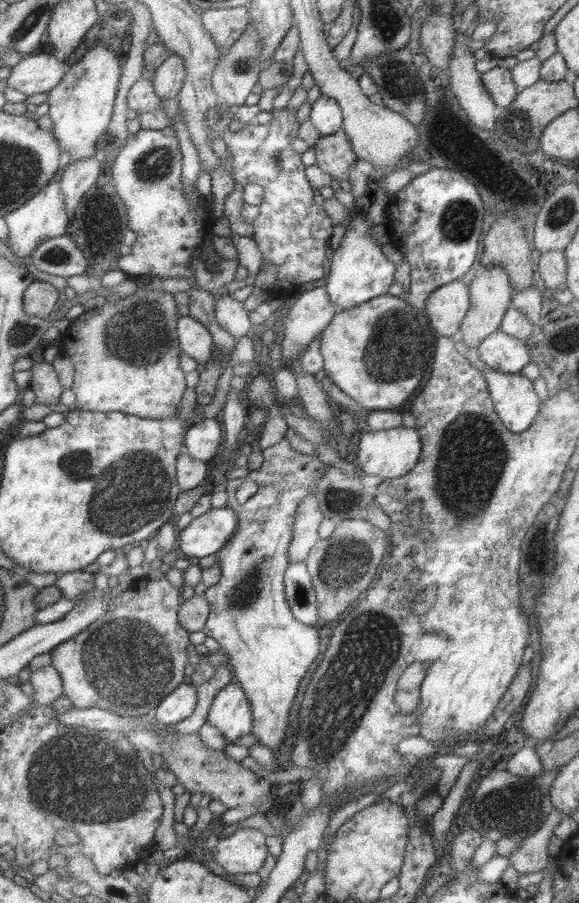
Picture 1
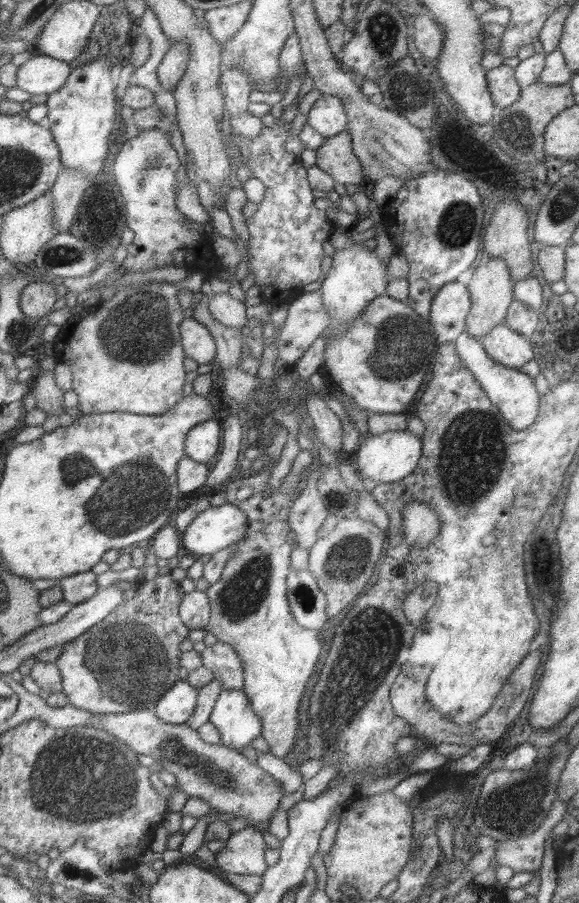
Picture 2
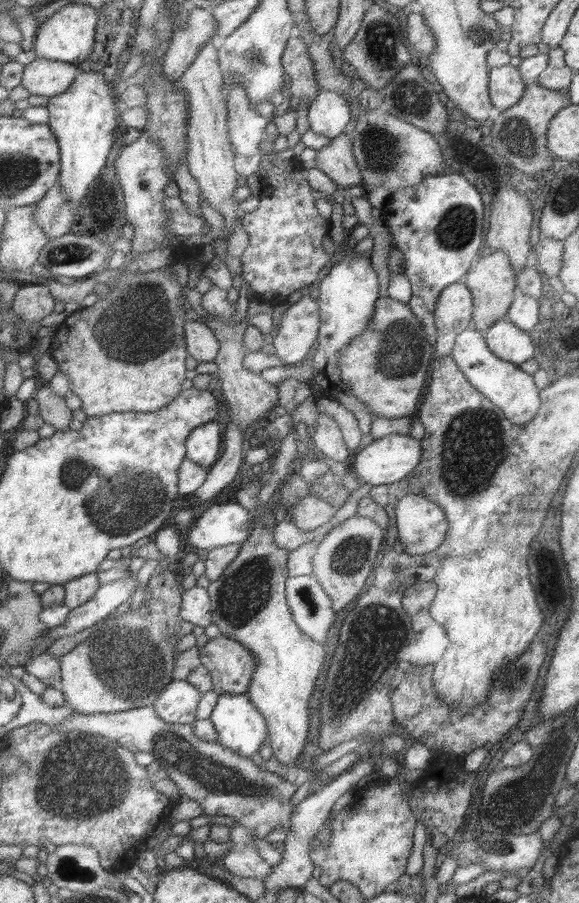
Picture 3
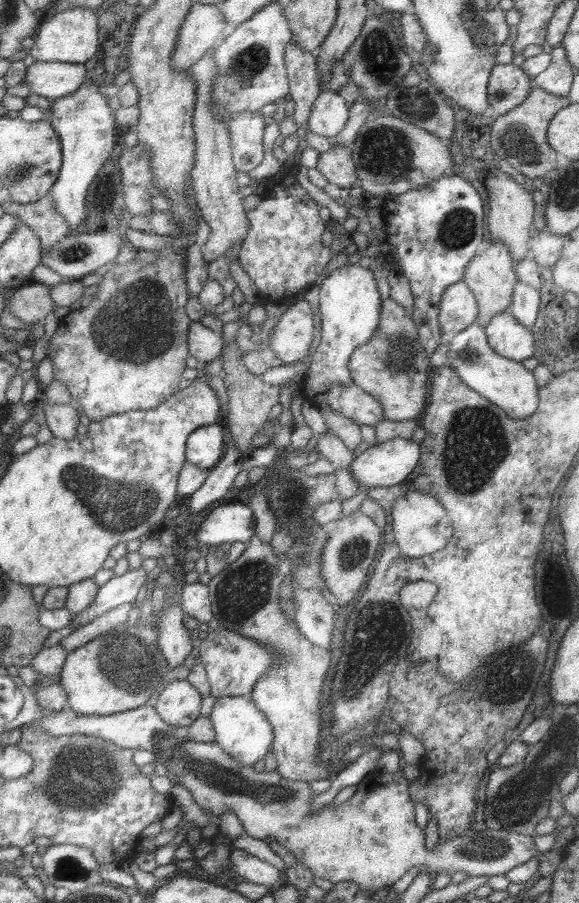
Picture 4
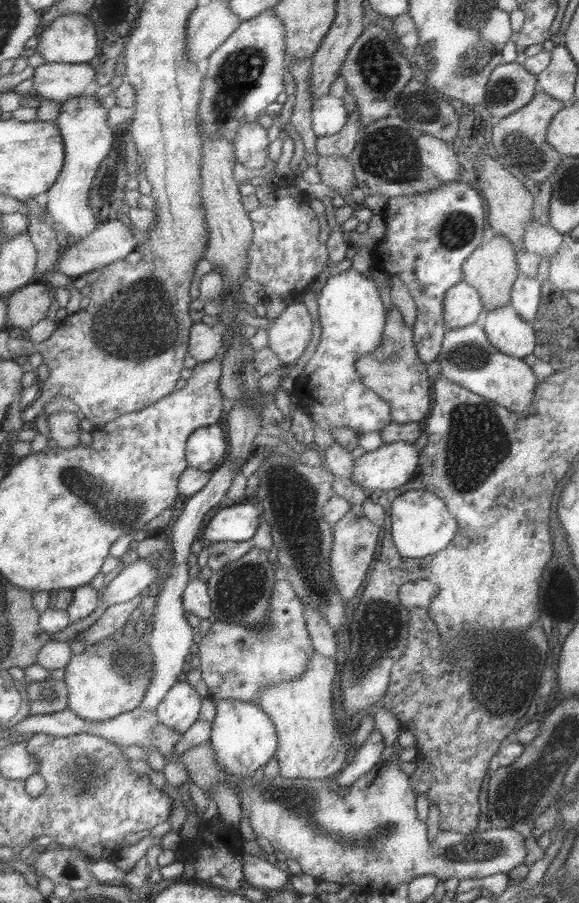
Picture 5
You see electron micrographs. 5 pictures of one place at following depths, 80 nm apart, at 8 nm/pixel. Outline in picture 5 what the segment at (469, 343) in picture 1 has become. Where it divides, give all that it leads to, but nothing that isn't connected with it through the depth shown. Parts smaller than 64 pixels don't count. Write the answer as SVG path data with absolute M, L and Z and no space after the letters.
M485 236L483 242L478 246L462 264L462 282L469 284L477 291L483 313L489 313L497 308L510 303L512 285L518 275L516 254L512 244L504 236Z

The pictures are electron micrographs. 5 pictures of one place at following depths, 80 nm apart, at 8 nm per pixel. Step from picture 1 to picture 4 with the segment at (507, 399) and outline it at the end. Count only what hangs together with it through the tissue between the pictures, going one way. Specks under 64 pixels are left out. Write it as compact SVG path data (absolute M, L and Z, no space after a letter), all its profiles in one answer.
M478 324L467 326L455 334L447 345L445 356L445 365L454 370L464 385L498 406L509 418L528 418L538 407L538 387L531 371L525 370L519 362L496 354L486 341L484 328Z

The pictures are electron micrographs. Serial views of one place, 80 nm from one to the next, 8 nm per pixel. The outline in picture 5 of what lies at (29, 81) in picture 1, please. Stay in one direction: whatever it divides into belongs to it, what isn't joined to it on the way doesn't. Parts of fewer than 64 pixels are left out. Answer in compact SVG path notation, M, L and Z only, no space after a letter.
M43 63L34 70L32 90L41 97L65 103L87 92L87 86L95 80L95 68L89 63Z

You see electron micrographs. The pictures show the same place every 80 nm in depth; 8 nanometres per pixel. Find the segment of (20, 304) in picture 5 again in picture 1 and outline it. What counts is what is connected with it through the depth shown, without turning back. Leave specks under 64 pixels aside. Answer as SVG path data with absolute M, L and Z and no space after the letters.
M36 281L25 292L24 306L28 316L47 318L59 302L59 290L51 282Z

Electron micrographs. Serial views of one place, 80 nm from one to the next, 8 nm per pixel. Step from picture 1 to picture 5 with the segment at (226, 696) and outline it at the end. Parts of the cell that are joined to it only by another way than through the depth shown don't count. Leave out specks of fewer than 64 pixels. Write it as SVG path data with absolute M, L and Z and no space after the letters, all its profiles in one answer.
M217 699L211 723L209 742L216 752L215 760L229 778L251 778L258 768L275 758L276 732L271 719L251 701Z

